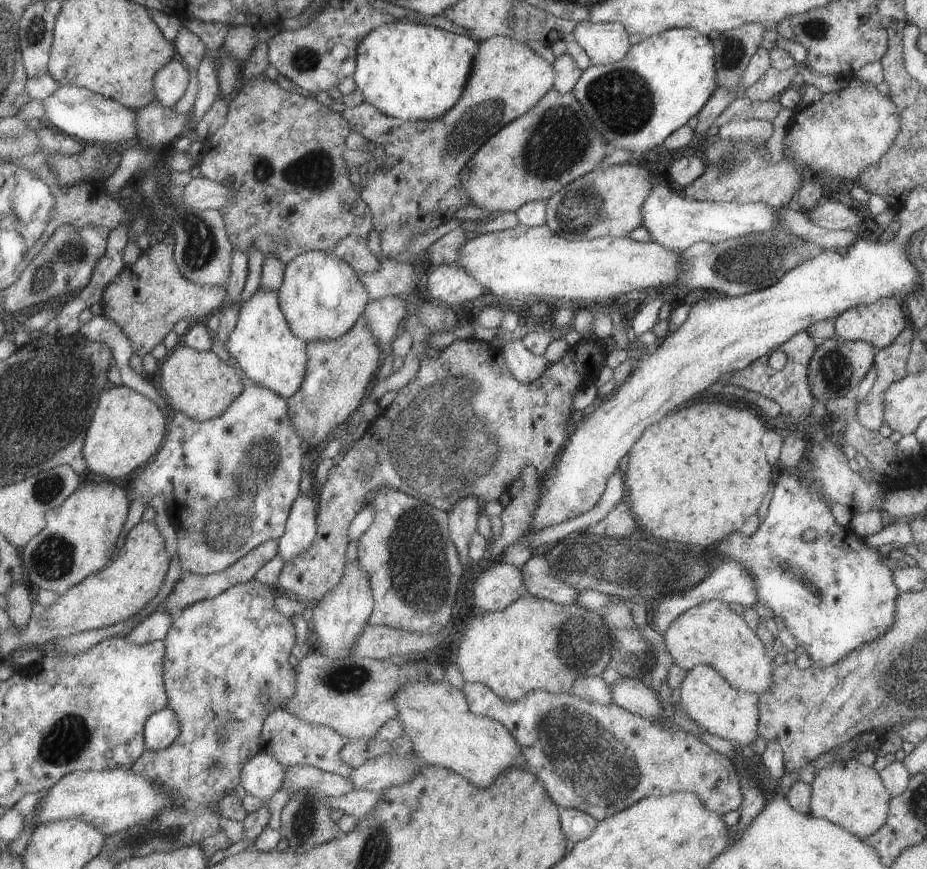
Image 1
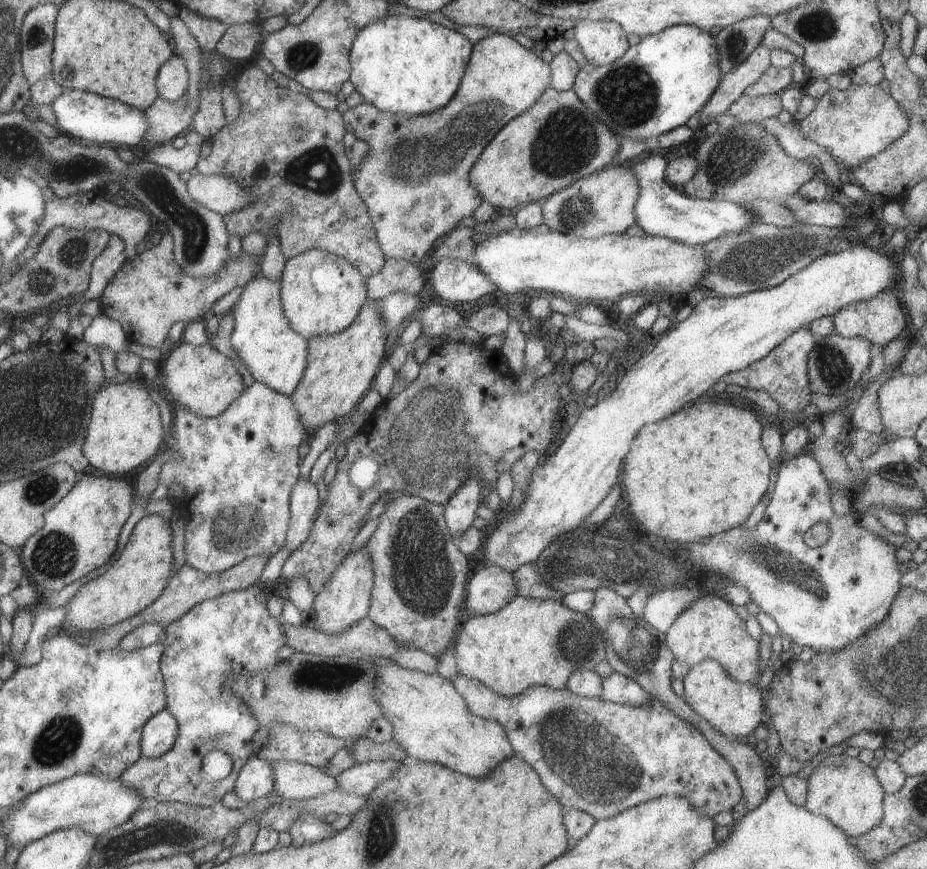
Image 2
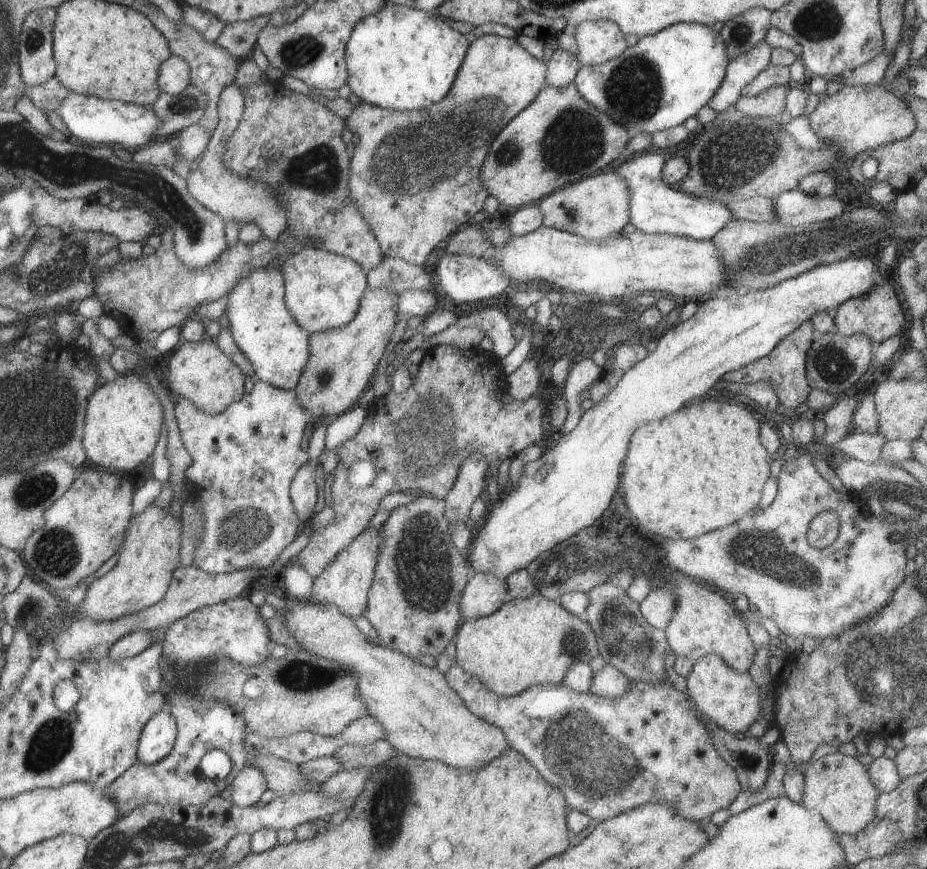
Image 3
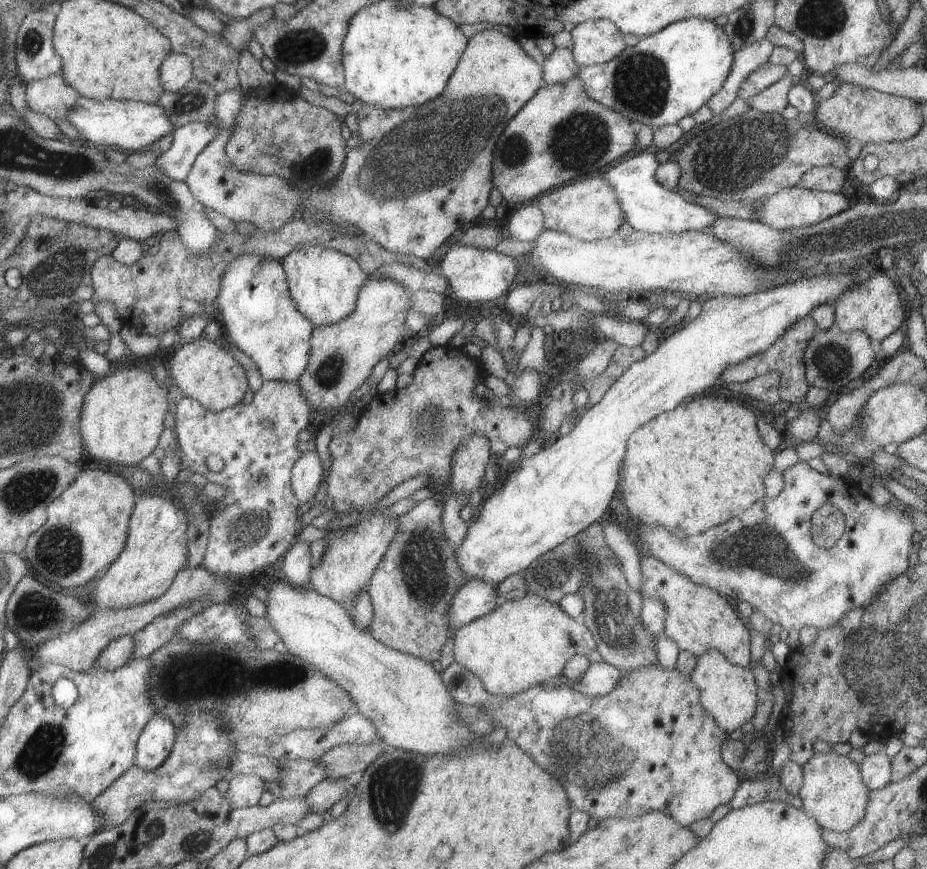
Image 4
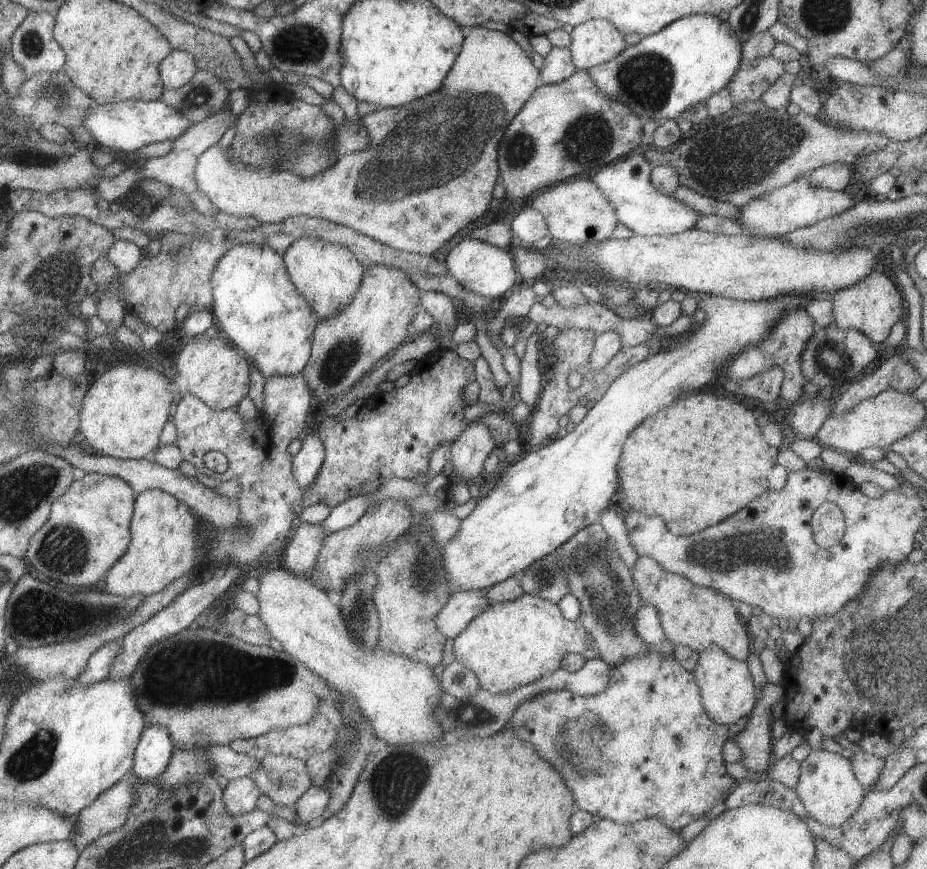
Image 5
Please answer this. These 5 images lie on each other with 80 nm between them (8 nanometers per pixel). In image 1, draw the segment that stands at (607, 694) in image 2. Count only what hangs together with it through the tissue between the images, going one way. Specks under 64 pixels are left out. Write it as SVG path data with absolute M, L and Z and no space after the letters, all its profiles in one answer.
M619 677L610 684L610 697L613 703L642 717L665 717L654 690L645 683L629 677Z

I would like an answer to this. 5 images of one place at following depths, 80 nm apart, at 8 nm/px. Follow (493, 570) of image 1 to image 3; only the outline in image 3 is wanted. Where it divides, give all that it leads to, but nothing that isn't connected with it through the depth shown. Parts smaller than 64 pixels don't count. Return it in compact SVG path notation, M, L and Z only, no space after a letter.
M492 573L470 574L458 602L461 622L490 615L509 599L504 580Z

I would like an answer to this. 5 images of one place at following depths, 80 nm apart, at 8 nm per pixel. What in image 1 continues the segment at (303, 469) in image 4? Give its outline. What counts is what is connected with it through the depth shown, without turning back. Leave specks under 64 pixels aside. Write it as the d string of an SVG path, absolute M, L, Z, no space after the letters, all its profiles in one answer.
M313 489L299 491L286 518L283 534L277 540L278 553L283 562L303 552L316 533L316 514Z

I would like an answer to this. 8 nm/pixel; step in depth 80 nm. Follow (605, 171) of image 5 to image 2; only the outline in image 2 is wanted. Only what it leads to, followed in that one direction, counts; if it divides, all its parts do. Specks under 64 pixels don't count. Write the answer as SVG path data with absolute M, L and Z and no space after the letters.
M649 155L630 168L640 186L633 205L635 224L651 236L665 237L688 245L704 245L719 235L741 230L754 221L742 206L729 201L714 201L690 197L681 188L671 186L664 177L666 160L661 155Z

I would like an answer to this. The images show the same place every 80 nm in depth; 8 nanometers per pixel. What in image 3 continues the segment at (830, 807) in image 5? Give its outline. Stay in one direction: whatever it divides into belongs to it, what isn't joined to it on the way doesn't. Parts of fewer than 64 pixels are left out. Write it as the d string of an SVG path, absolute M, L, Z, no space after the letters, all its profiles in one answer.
M839 752L824 755L807 764L804 772L804 789L800 803L817 812L833 833L852 835L858 833L874 819L874 802L879 793L869 782L866 767L854 757Z

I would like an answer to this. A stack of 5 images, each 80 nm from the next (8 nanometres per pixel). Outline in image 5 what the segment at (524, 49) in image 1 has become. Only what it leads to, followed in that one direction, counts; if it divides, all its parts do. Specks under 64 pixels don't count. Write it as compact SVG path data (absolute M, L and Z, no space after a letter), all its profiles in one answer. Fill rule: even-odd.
M479 25L473 27L467 36L463 37L461 48L443 78L441 86L436 91L429 93L427 96L414 101L389 108L382 108L372 114L359 117L363 123L364 129L367 131L369 142L365 150L358 153L349 153L341 157L337 157L333 164L330 164L326 169L320 170L317 174L309 178L302 177L291 171L277 171L271 173L262 173L255 168L245 168L232 162L225 155L217 144L204 150L196 160L194 168L194 181L196 187L203 192L208 201L216 208L217 211L223 211L237 217L250 216L256 218L261 223L276 223L281 222L284 218L305 215L308 217L317 217L327 219L338 225L345 225L362 235L371 237L373 240L379 241L381 244L386 244L392 249L400 251L414 252L422 255L431 255L435 250L441 248L445 241L448 241L452 236L459 233L461 228L465 228L467 224L471 224L473 220L477 220L479 216L483 216L489 209L489 201L492 198L492 188L498 180L498 164L497 164L497 147L501 136L505 132L507 125L511 119L521 110L523 103L531 96L531 93L542 84L537 70L528 57L527 52L523 50L510 36L501 31L488 30ZM433 106L433 110L427 114L425 110Z

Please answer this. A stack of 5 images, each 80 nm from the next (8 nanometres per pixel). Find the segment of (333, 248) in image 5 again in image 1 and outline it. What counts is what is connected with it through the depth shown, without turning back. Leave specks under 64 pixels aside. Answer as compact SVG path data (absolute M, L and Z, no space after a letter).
M318 250L298 254L287 261L277 291L278 305L288 327L305 342L331 340L345 334L364 314L369 301L365 286L347 262Z

